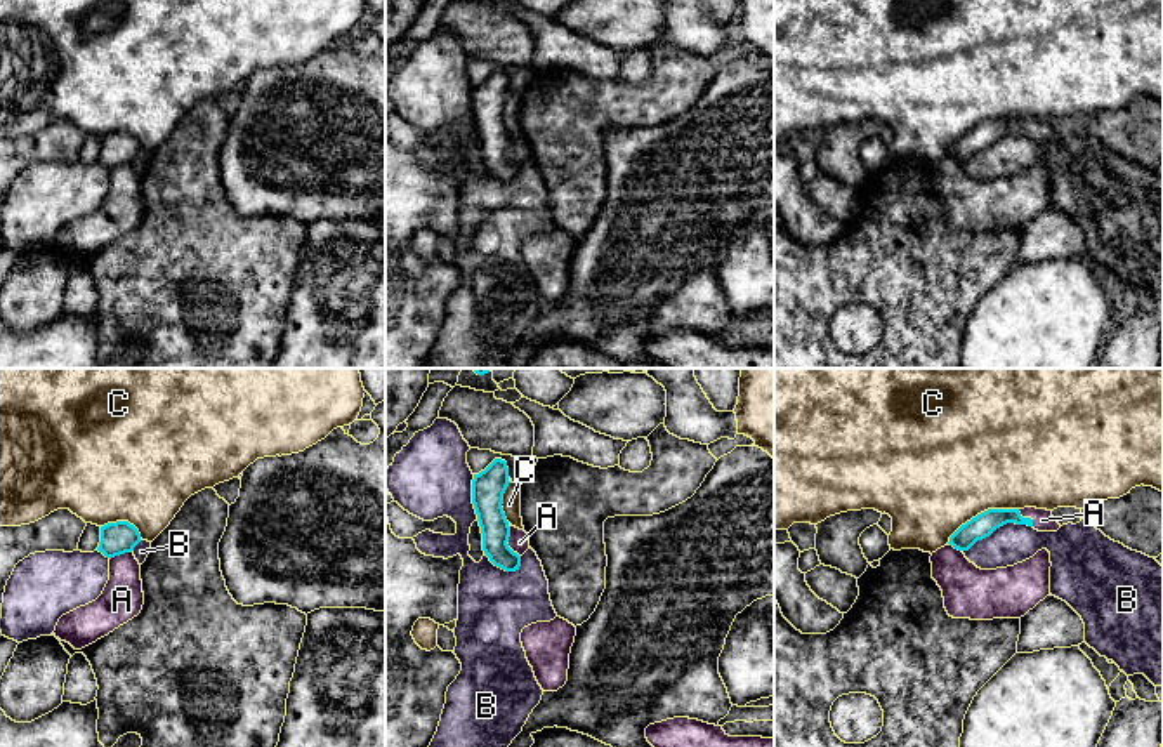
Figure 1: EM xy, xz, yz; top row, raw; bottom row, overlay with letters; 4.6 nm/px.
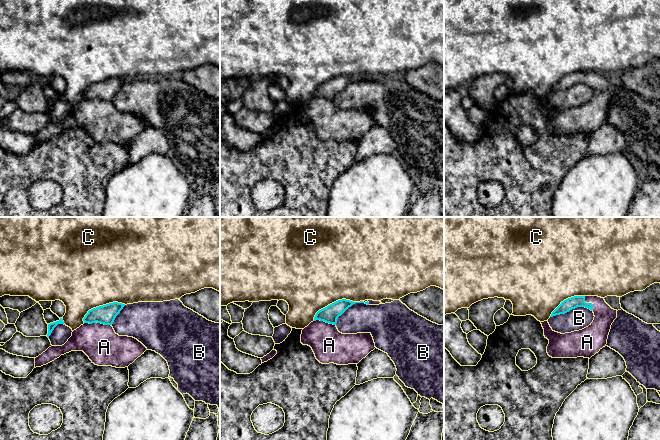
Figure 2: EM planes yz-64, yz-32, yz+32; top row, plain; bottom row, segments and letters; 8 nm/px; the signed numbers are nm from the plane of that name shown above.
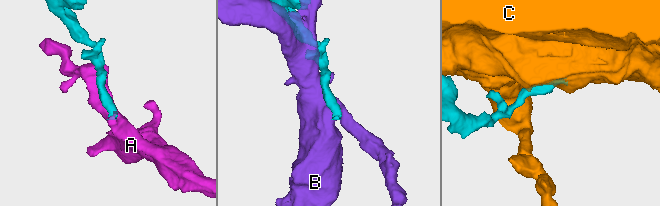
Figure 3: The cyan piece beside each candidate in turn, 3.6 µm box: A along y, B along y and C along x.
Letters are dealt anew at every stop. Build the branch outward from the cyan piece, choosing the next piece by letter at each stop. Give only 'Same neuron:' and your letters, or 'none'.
Same neuron: A

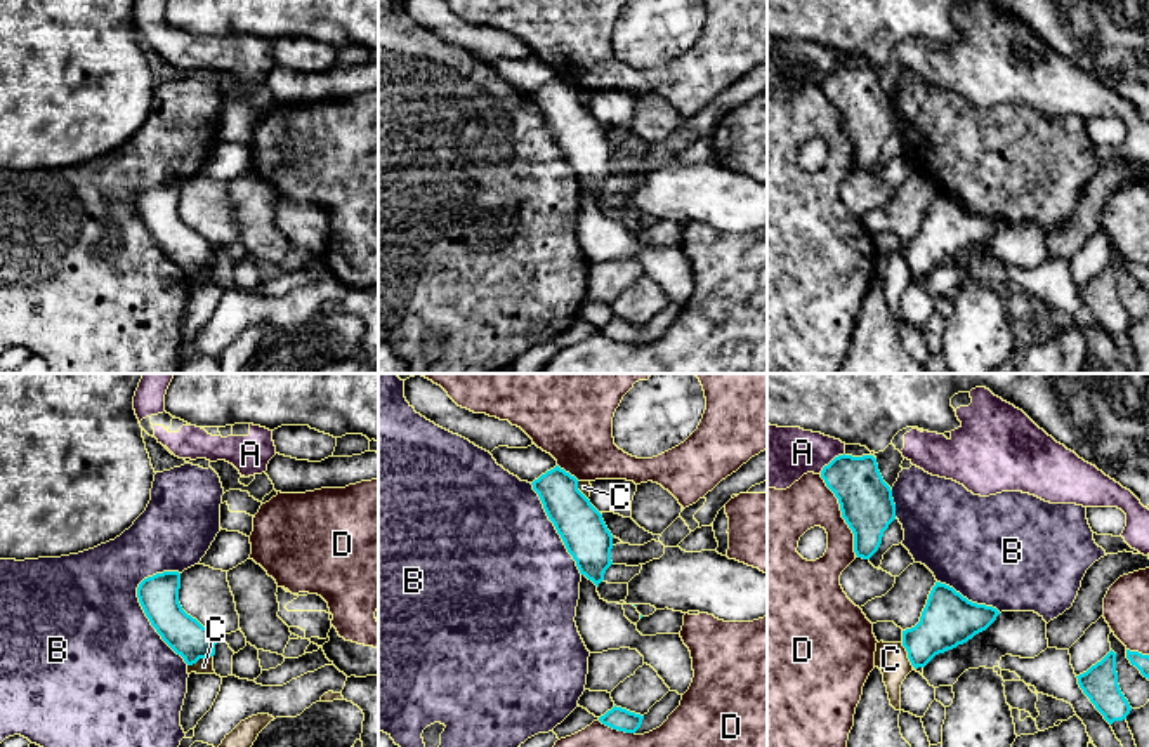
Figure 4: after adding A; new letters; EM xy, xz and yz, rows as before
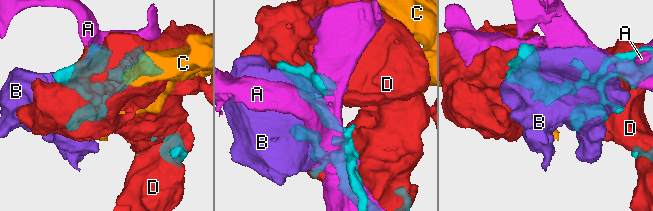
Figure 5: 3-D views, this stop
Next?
Same neuron: none

